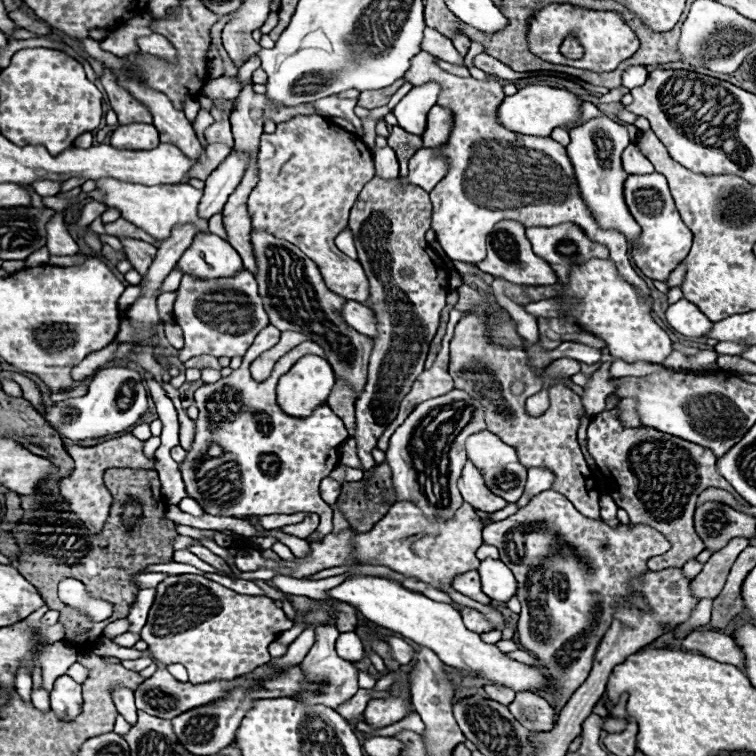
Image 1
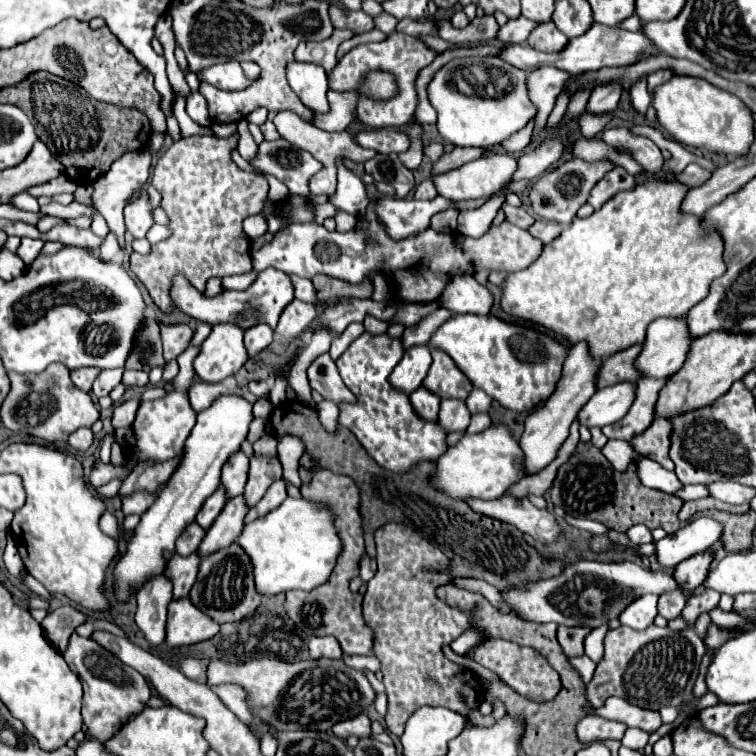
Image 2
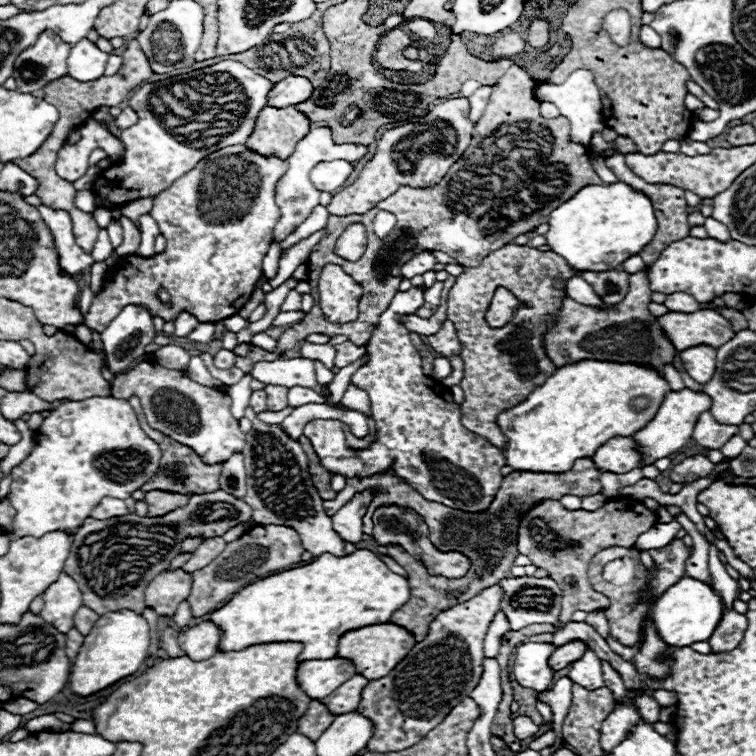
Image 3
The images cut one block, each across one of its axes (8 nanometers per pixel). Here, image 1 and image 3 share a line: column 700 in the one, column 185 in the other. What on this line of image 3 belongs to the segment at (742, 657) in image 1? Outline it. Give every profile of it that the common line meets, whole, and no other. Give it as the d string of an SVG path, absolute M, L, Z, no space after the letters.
M202 622L194 628L186 628L178 636L180 648L192 660L206 660L216 654L220 642L220 632L214 628L212 622Z

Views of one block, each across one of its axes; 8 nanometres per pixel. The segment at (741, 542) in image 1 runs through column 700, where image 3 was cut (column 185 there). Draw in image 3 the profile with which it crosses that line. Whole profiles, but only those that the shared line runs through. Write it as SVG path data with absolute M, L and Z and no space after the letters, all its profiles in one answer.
M164 570L152 584L146 588L146 604L156 610L160 616L172 618L176 614L176 608L182 600L190 596L192 588L192 572L178 570Z

